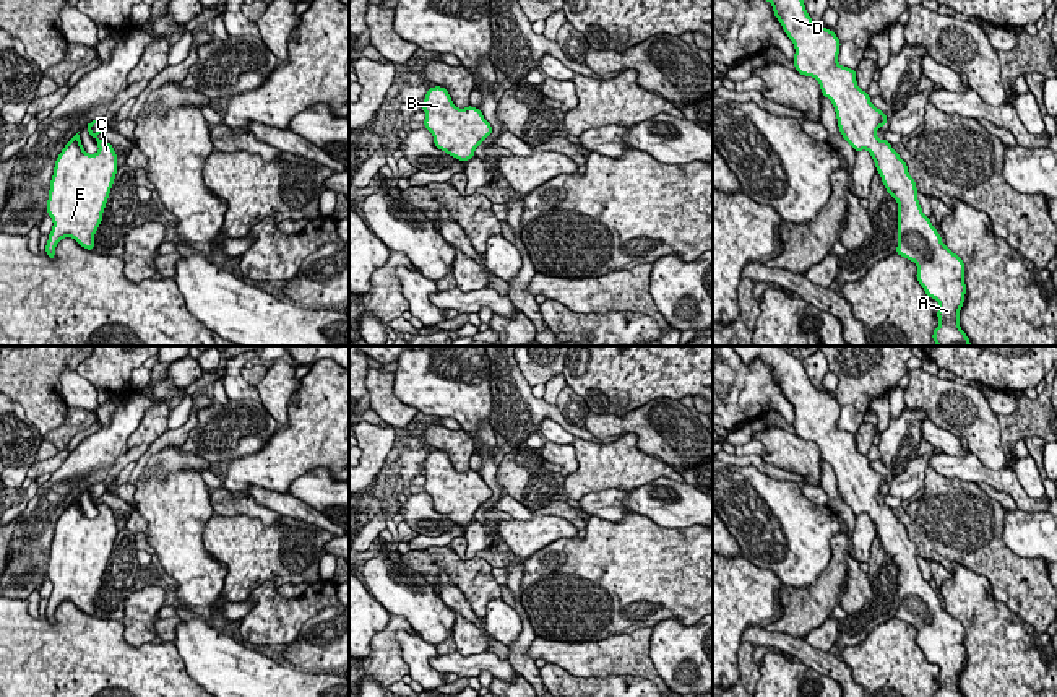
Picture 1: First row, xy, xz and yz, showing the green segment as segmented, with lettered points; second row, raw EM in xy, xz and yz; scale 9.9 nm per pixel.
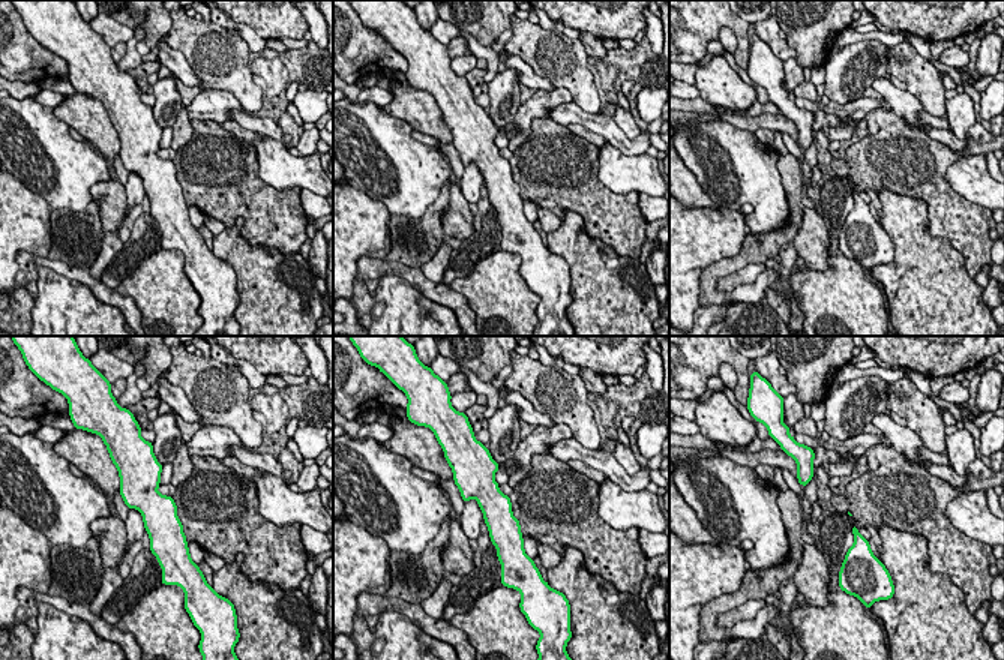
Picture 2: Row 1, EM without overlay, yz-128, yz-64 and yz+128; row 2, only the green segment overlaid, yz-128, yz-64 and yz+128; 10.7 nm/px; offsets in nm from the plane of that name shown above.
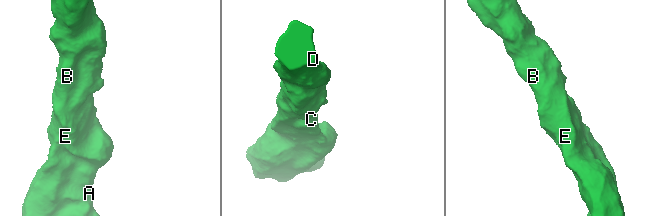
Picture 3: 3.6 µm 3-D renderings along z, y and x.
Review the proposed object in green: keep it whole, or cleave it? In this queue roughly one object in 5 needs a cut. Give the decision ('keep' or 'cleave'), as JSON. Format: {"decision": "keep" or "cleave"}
{"decision": "keep"}

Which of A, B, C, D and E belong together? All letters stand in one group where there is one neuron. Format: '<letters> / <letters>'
A B C D E

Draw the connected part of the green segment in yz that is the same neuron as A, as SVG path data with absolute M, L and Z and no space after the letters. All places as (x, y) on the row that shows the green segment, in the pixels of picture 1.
M766 0L783 31L794 42L794 67L804 76L818 81L822 94L835 107L843 138L856 153L867 149L875 162L887 192L898 203L896 253L916 263L916 278L930 299L940 307L938 327L932 333L937 346L971 346L960 327L964 304L964 263L943 242L917 200L916 180L906 162L875 132L887 125L888 117L877 109L865 91L857 86L856 70L841 67L841 42L835 31L820 28L809 16L804 0Z

